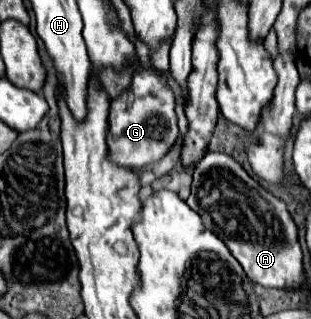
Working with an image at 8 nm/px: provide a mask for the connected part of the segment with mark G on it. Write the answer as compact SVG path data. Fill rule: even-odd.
M147 69L137 71L133 75L131 87L111 101L109 133L107 133L109 161L125 169L139 169L147 163L161 159L171 149L177 135L179 129L175 117L173 91L165 83L165 79L155 75L153 71Z

